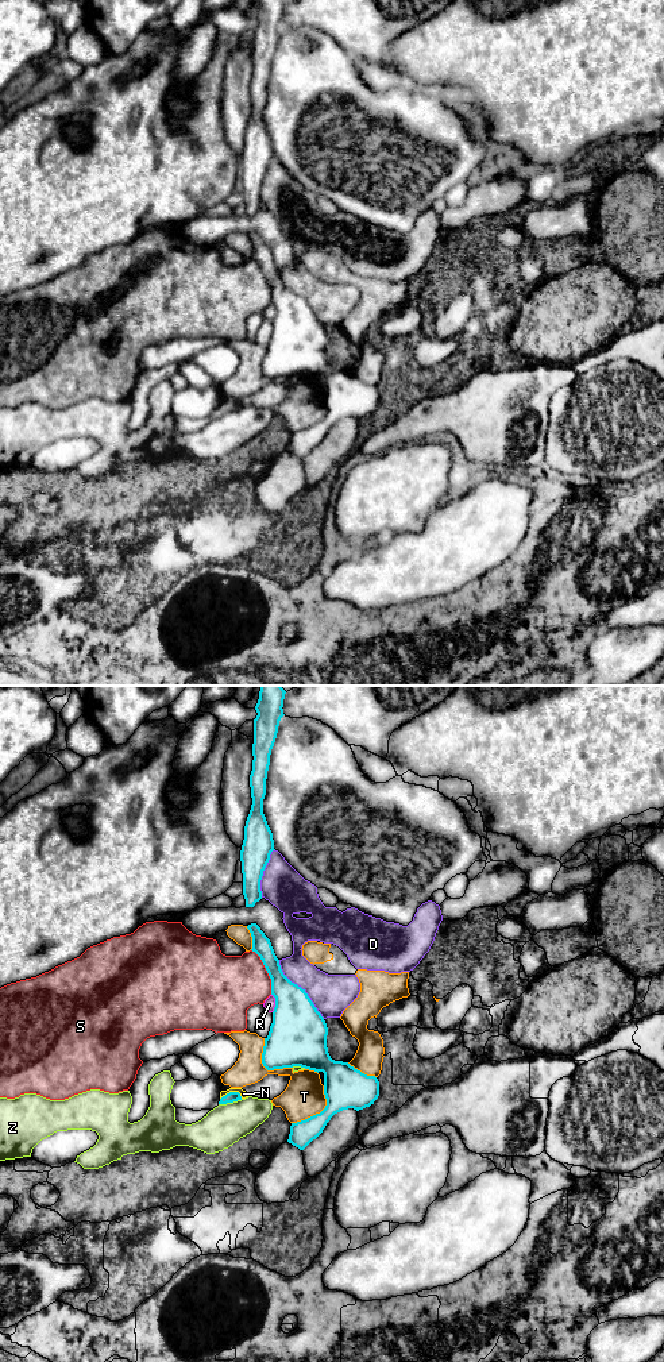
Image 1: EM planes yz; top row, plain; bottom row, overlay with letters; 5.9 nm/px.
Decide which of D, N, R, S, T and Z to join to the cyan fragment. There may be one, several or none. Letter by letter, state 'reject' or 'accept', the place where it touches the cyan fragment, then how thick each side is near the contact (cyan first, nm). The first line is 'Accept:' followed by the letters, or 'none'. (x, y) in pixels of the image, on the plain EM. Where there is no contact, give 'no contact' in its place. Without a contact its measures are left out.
Accept: none
D: reject; meets cyan in yz at (301, 297); 320 nm thick on the cyan side, 240 nm on the other
N: reject; meets cyan in yz at (231, 401); 60 nm thick on the cyan side, 50 nm on the other
R: reject; meets cyan in yz at (275, 312); 340 nm thick on the cyan side, 70 nm on the other
S: reject; meets cyan in yz at (267, 281); 200 nm thick on the cyan side, 360 nm on the other
T: reject; meets cyan in yz at (265, 375); 340 nm thick on the cyan side, 180 nm on the other
Z: reject; meets cyan in yz at (230, 411); 60 nm thick on the cyan side, 240 nm on the other

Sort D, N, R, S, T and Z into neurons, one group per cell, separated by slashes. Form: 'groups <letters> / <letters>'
groups D N R T Z / S

